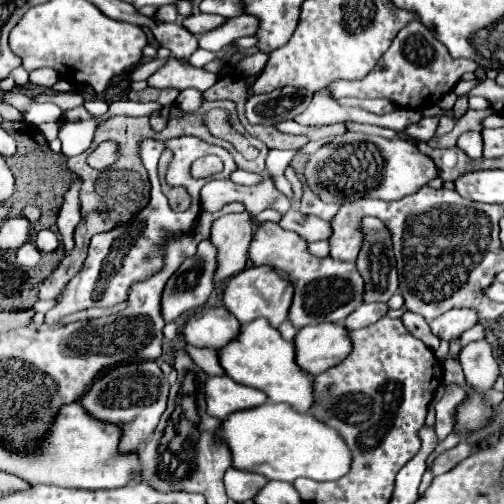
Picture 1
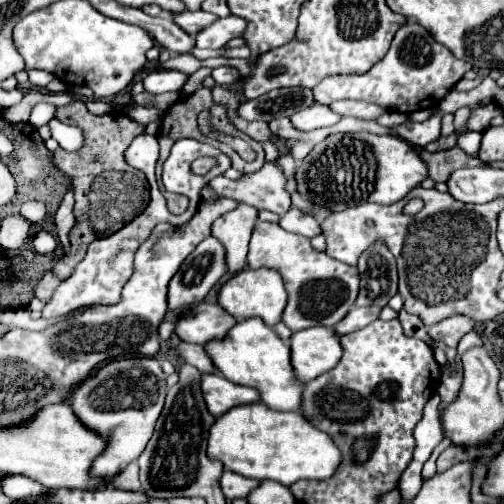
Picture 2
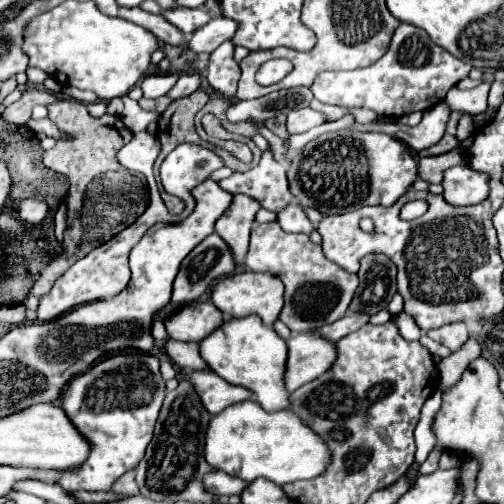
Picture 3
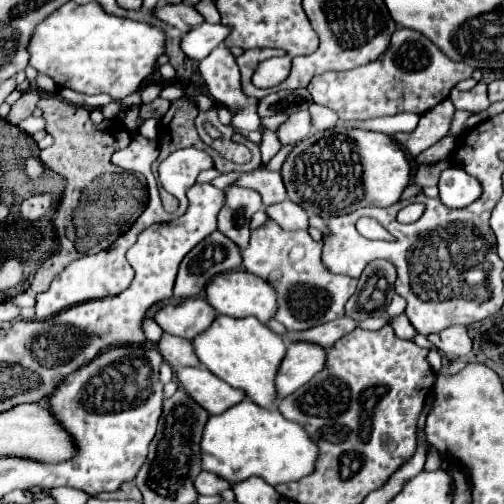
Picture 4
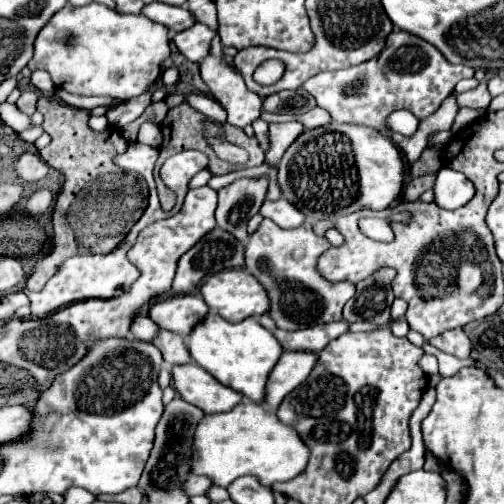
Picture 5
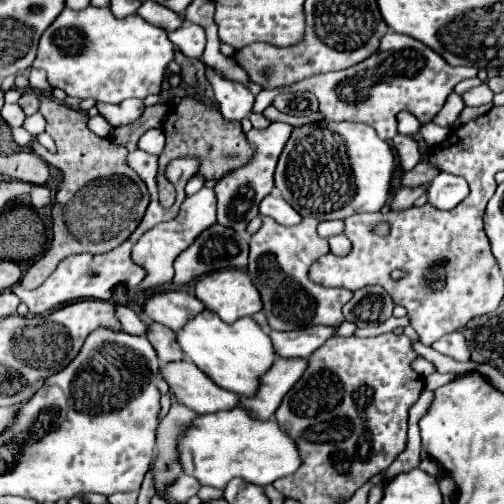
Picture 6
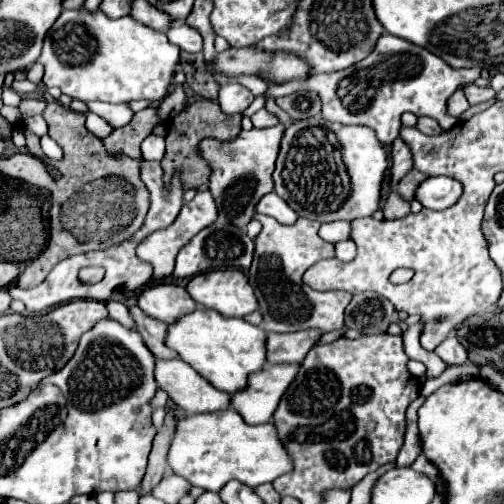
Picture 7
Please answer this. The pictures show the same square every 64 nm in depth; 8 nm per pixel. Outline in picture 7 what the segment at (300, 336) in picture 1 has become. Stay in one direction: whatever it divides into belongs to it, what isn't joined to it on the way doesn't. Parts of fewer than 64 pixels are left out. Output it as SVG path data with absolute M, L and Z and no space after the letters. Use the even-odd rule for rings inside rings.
M276 364L248 376L246 392L232 394L232 408L244 416L246 424L270 422L284 390L294 380L298 364Z

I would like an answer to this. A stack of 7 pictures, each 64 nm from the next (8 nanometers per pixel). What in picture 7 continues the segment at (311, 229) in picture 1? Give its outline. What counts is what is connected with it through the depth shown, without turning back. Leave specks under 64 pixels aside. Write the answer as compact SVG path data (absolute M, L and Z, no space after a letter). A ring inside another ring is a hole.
M270 192L270 194L262 196L256 210L260 214L268 214L268 216L276 218L282 224L294 224L296 218L298 218L298 214L276 192Z

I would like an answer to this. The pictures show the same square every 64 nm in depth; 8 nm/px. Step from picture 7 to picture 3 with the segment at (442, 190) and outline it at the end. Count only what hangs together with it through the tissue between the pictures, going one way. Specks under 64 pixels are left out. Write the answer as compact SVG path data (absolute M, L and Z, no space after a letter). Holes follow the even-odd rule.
M454 166L444 172L444 200L452 206L478 204L488 196L488 176L470 170L468 166Z

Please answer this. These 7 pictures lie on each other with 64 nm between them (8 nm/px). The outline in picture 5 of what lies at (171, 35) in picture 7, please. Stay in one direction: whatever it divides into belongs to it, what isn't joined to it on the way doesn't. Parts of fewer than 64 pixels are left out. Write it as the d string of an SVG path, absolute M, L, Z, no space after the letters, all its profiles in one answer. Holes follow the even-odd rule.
M194 24L192 28L186 28L182 32L178 32L172 42L178 46L178 50L190 60L190 62L200 62L204 60L204 56L208 56L208 48L210 48L210 40L214 38L216 32L212 32L208 26L204 24Z

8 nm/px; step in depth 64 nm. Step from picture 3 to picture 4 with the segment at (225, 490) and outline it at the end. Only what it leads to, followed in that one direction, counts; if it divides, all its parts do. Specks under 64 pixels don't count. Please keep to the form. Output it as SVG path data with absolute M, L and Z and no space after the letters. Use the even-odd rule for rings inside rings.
M200 472L194 480L194 488L198 494L218 494L224 488L230 488L232 484L228 484L226 480L218 480L216 476L212 476L210 472Z

